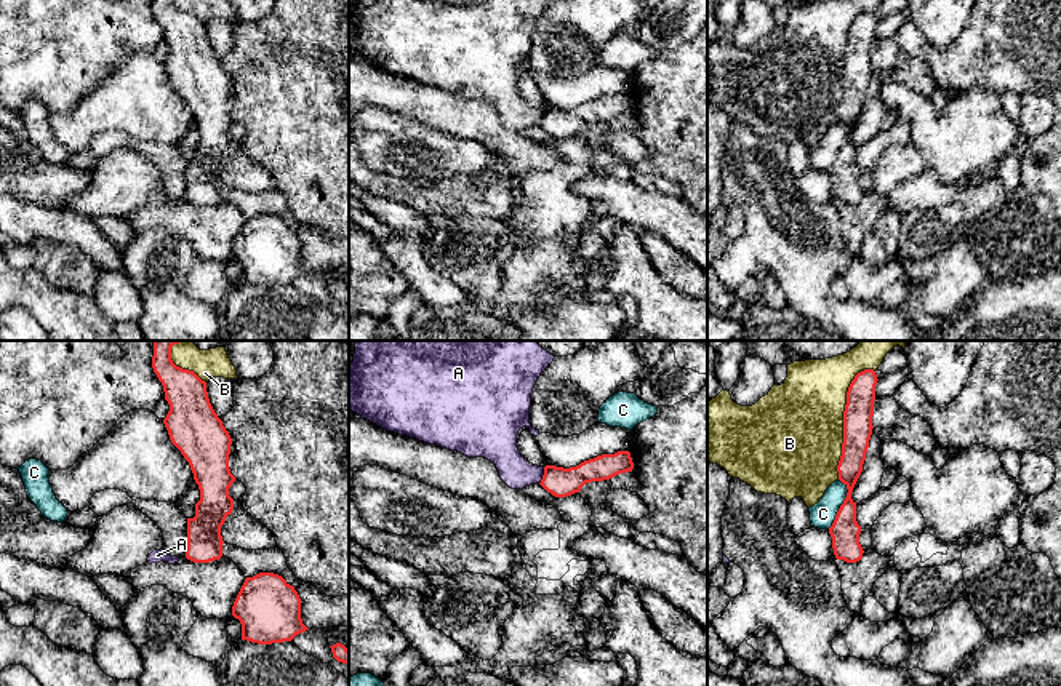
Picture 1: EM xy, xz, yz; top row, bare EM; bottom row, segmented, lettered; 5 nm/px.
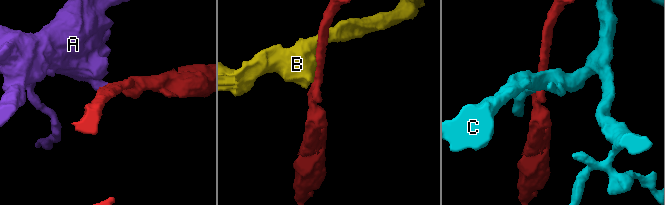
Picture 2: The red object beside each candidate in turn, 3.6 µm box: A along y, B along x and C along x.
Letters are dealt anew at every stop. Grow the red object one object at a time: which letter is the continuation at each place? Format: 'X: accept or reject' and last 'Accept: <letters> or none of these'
A: reject
B: reject
C: reject
Accept: none of these

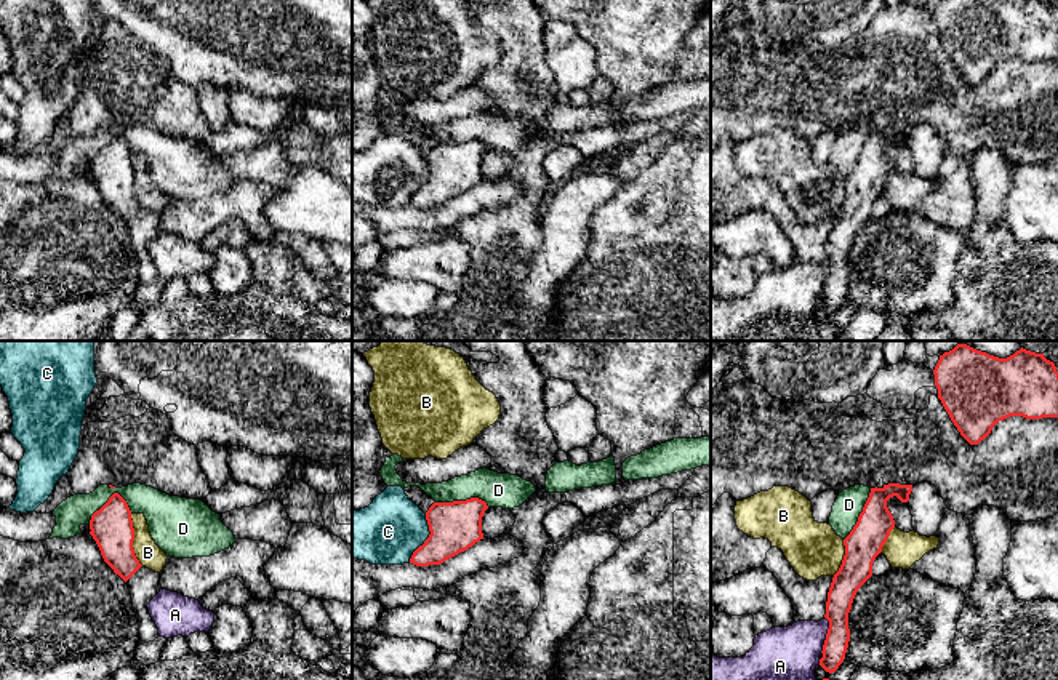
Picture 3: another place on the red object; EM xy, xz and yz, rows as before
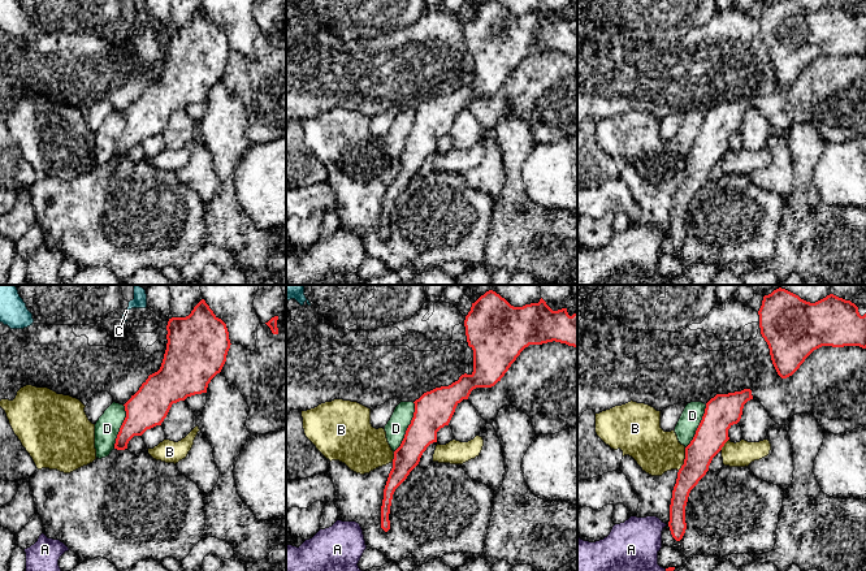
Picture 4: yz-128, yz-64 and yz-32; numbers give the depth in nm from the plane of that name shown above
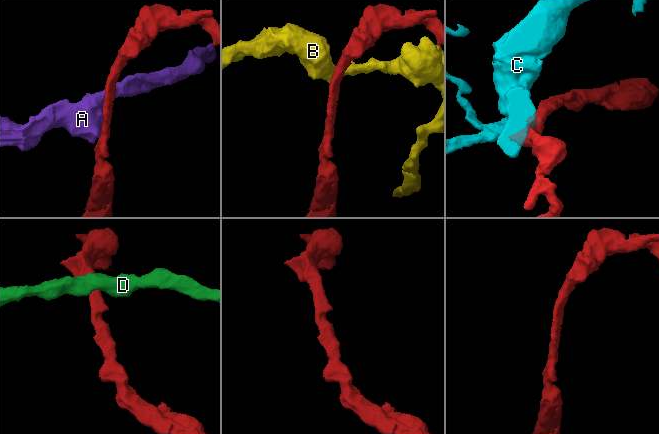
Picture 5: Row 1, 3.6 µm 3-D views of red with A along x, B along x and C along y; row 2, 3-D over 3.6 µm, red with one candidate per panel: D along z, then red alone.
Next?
A: reject
B: reject
C: reject
D: reject
Accept: none of these

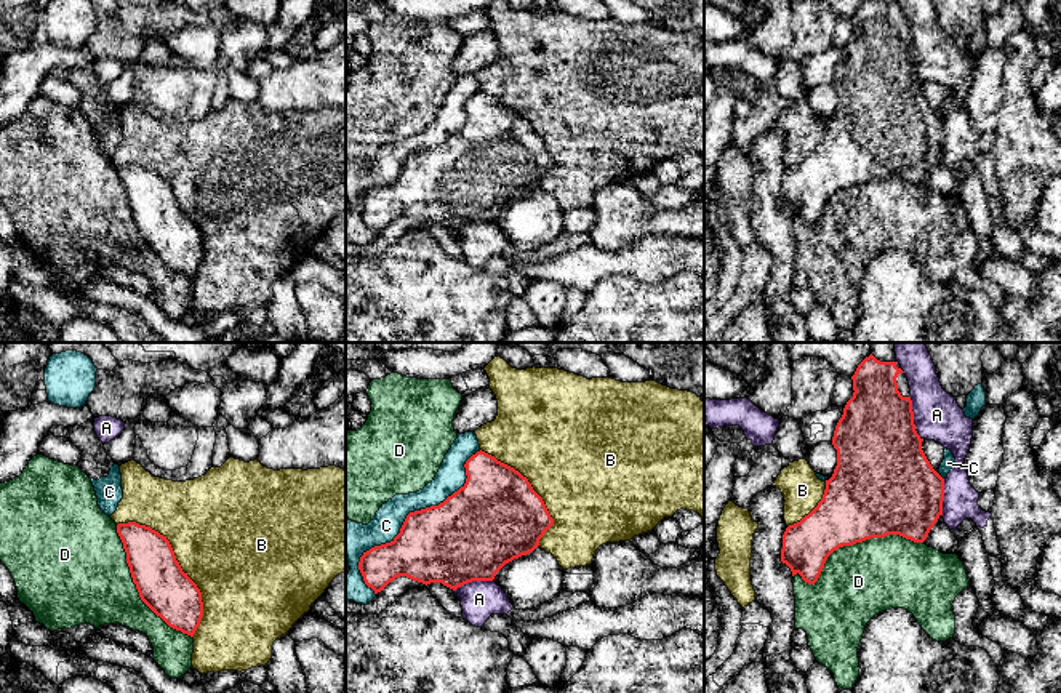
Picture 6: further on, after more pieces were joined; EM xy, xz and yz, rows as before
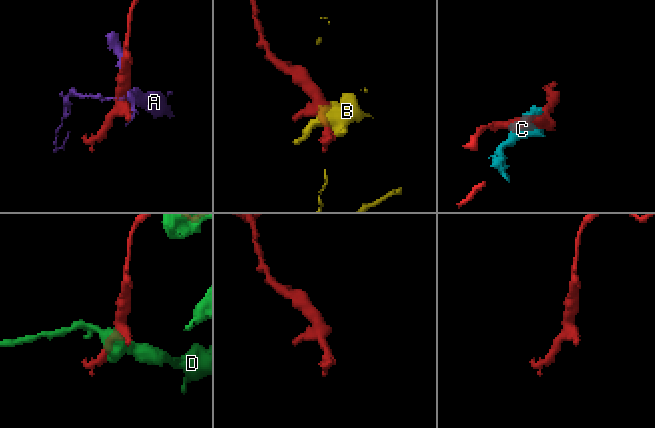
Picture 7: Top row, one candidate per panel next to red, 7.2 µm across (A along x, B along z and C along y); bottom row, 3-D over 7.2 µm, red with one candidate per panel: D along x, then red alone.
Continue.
A: reject
B: reject
C: reject
D: reject
Accept: none of these

